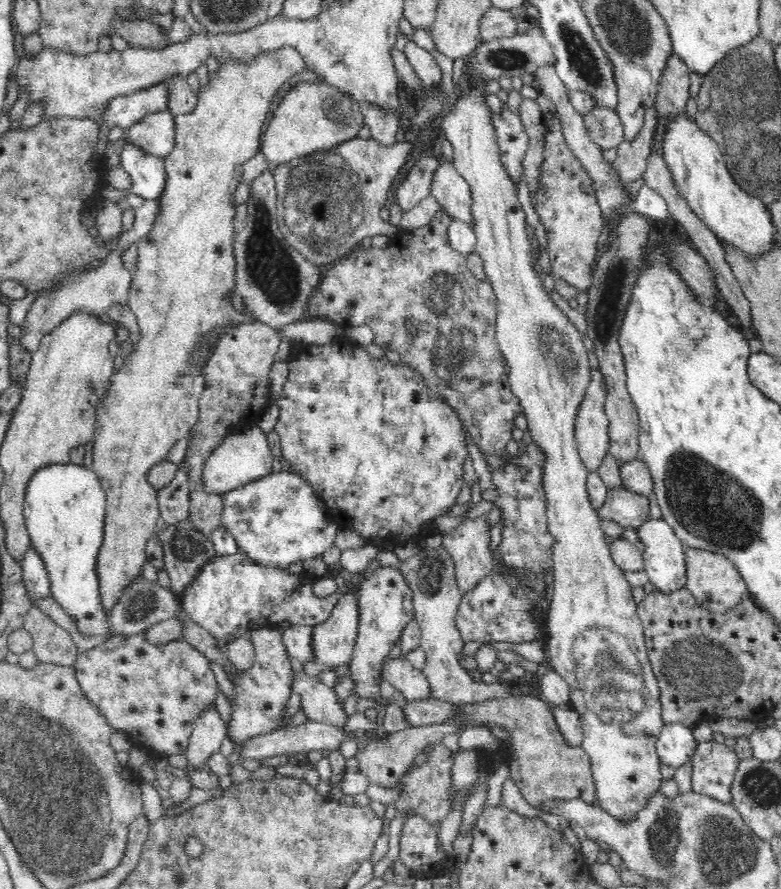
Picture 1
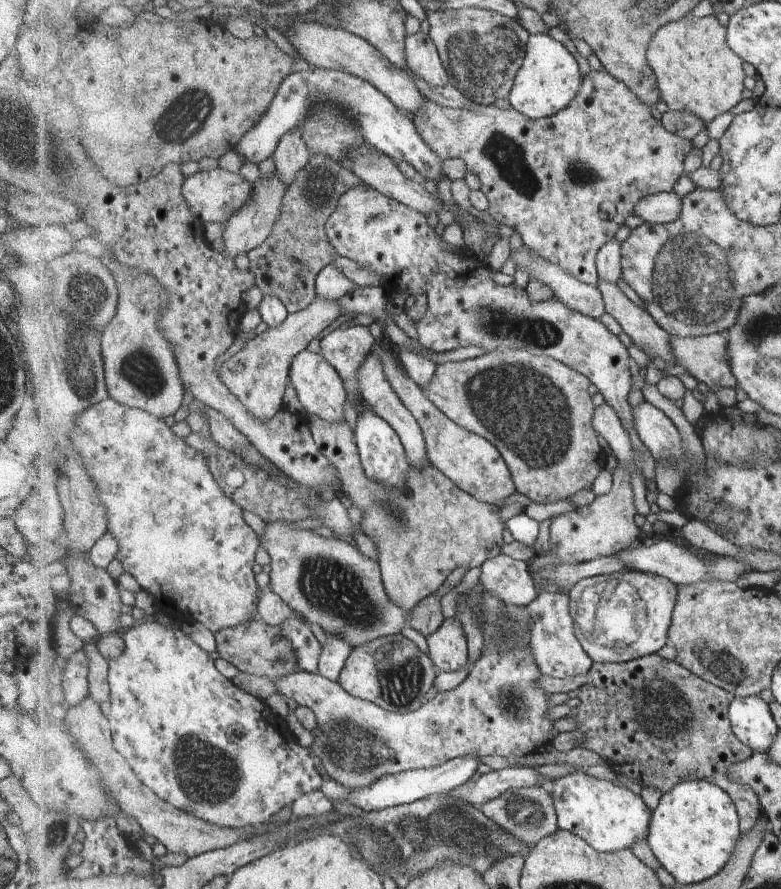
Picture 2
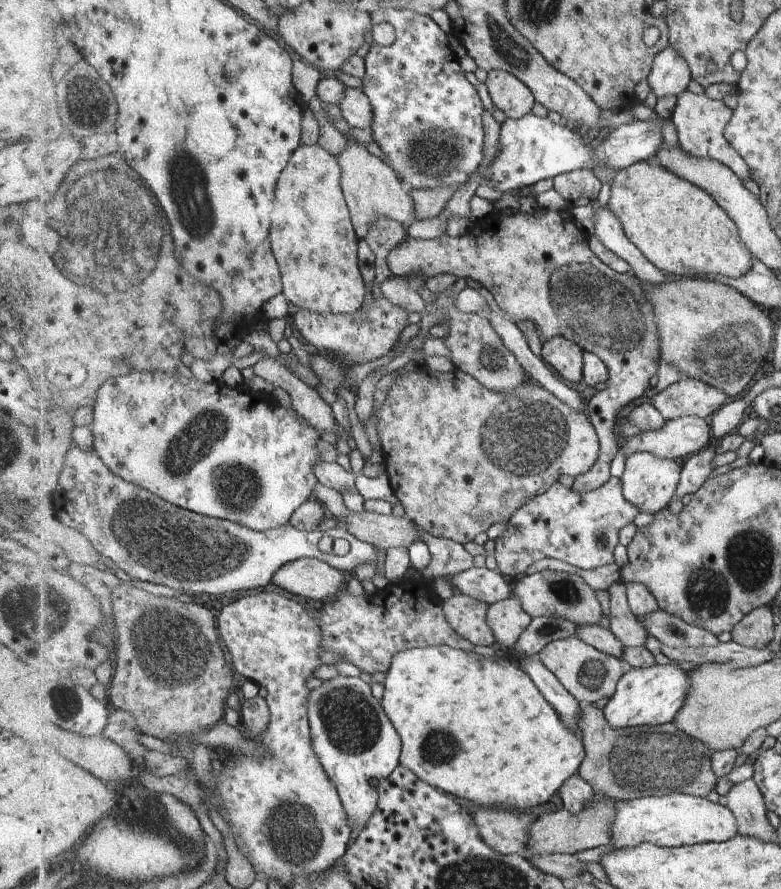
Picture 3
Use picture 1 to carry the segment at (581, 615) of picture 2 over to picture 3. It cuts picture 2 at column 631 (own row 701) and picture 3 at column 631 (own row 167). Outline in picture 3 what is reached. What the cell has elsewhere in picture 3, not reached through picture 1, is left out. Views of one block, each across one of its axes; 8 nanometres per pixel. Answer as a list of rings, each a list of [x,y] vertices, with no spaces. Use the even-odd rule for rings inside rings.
[[[637,452],[625,460],[625,467],[622,474],[624,484],[624,495],[631,504],[637,505],[640,512],[657,514],[664,511],[673,500],[677,489],[680,487],[680,476],[682,467],[675,459],[657,458],[649,452]]]

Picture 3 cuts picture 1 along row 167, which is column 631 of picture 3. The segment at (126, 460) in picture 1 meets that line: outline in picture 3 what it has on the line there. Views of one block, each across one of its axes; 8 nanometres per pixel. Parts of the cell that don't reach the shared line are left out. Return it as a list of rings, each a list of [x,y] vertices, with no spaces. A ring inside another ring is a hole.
[[[656,160],[632,164],[613,175],[609,208],[621,220],[629,240],[667,275],[700,278],[703,275],[717,274],[744,278],[753,268],[753,254],[741,238],[737,222],[709,192],[677,176],[677,173],[666,169]]]

